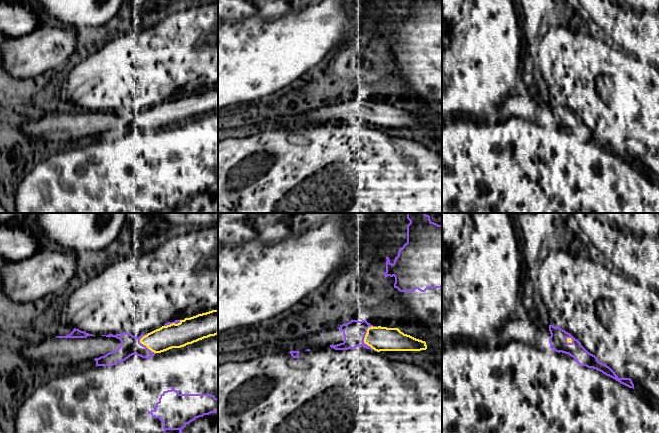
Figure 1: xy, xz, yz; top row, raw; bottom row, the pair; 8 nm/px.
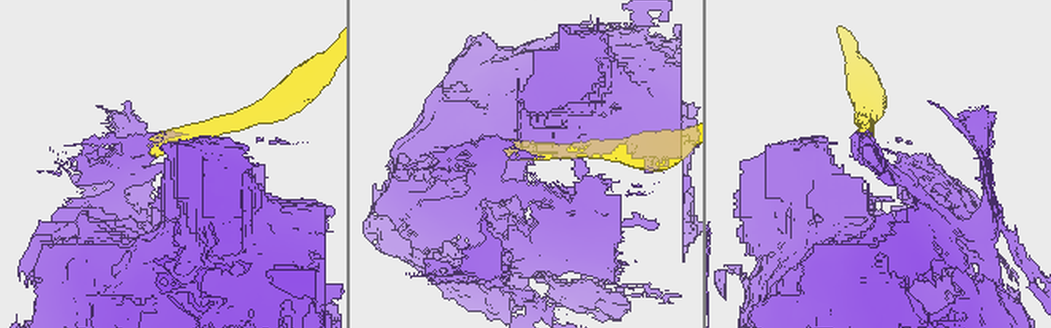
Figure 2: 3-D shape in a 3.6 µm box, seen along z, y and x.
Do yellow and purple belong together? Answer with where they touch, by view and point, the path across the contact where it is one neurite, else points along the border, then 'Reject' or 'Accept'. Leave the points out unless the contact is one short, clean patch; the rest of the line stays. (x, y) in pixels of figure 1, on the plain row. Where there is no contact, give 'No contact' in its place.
Touches yellow at xz (364, 115). Reject

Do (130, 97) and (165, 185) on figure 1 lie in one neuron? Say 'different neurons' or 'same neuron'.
different neurons

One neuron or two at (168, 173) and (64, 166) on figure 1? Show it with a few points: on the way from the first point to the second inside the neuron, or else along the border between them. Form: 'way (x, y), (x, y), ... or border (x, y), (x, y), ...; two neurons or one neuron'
way (142, 173), (134, 173), (131, 176), (90, 177); one neuron

